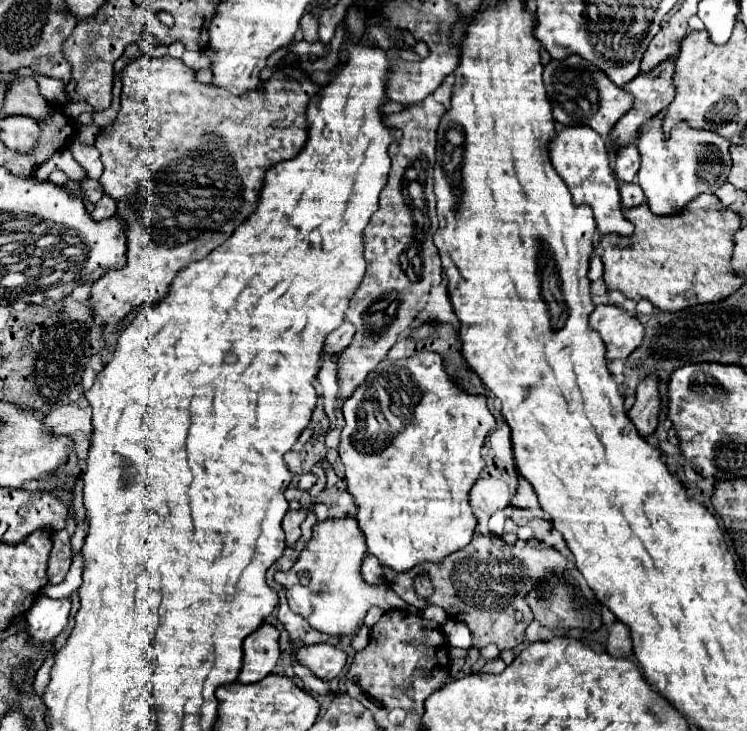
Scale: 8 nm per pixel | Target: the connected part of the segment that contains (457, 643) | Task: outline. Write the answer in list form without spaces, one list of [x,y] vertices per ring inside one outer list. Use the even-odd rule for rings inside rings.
[[[449,620],[445,626],[443,626],[443,634],[445,634],[445,640],[449,646],[455,646],[455,648],[471,648],[471,632],[469,628],[459,622],[459,620]]]

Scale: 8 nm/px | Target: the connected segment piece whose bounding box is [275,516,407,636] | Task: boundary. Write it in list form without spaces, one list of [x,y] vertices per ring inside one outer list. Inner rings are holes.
[[[343,516],[343,518],[335,518],[335,520],[323,520],[317,522],[313,526],[313,536],[307,542],[307,548],[301,552],[299,560],[295,562],[295,566],[289,572],[277,572],[275,574],[275,582],[281,584],[285,588],[285,596],[289,602],[289,608],[299,614],[299,612],[307,612],[307,622],[319,630],[319,632],[327,632],[331,636],[351,636],[359,630],[359,626],[363,624],[363,618],[367,614],[367,610],[371,606],[380,606],[384,611],[399,609],[407,610],[407,602],[403,598],[399,598],[389,586],[369,586],[363,582],[361,578],[361,558],[365,554],[365,540],[361,536],[361,530],[357,526],[355,516]],[[301,576],[309,576],[309,582],[303,584]]]

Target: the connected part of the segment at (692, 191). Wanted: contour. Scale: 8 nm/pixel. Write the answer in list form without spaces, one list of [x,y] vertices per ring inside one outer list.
[[[657,116],[657,120],[649,120],[649,124],[645,124],[645,132],[641,132],[641,140],[637,140],[637,148],[641,154],[641,170],[637,178],[639,178],[639,186],[647,196],[647,204],[651,212],[657,216],[675,216],[683,212],[683,208],[699,194],[703,192],[713,194],[719,186],[723,186],[731,168],[729,146],[731,146],[729,140],[725,140],[723,136],[717,136],[713,132],[693,132],[693,128],[689,128],[687,122],[679,122],[671,132],[671,138],[665,140],[661,136],[661,118]]]

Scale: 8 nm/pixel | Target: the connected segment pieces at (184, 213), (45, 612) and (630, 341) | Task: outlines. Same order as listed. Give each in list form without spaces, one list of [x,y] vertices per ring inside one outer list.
[[[137,58],[133,60],[125,70],[123,70],[123,94],[121,94],[121,110],[115,118],[115,122],[111,126],[101,128],[101,132],[97,134],[97,142],[95,148],[101,152],[101,162],[105,166],[103,176],[99,178],[105,194],[113,196],[117,200],[117,216],[121,220],[127,222],[129,230],[127,230],[127,266],[123,270],[115,270],[115,272],[107,272],[103,274],[93,286],[91,286],[91,312],[97,314],[105,324],[117,324],[121,318],[125,318],[131,310],[143,306],[143,304],[153,304],[157,300],[161,300],[165,296],[165,292],[169,290],[173,278],[177,276],[179,270],[187,268],[189,264],[203,260],[211,250],[215,250],[217,246],[221,246],[239,224],[243,224],[255,210],[257,210],[257,198],[261,194],[263,182],[265,182],[265,172],[275,166],[277,162],[283,160],[291,160],[293,156],[297,156],[301,152],[301,148],[307,142],[307,104],[313,96],[313,92],[317,94],[321,90],[321,86],[317,86],[315,82],[311,82],[309,76],[303,74],[303,70],[289,66],[289,74],[275,74],[271,80],[265,82],[263,92],[249,92],[249,96],[229,96],[229,92],[225,92],[223,88],[213,88],[209,84],[199,84],[195,80],[195,72],[191,68],[187,68],[181,60],[175,58],[161,58],[161,60],[149,60],[149,58]]]
[[[39,596],[33,608],[25,614],[29,622],[29,634],[35,644],[53,642],[57,634],[67,626],[71,610],[71,598],[51,600],[47,596]]]
[[[597,306],[589,324],[601,334],[609,360],[627,358],[643,342],[643,324],[619,306]]]

